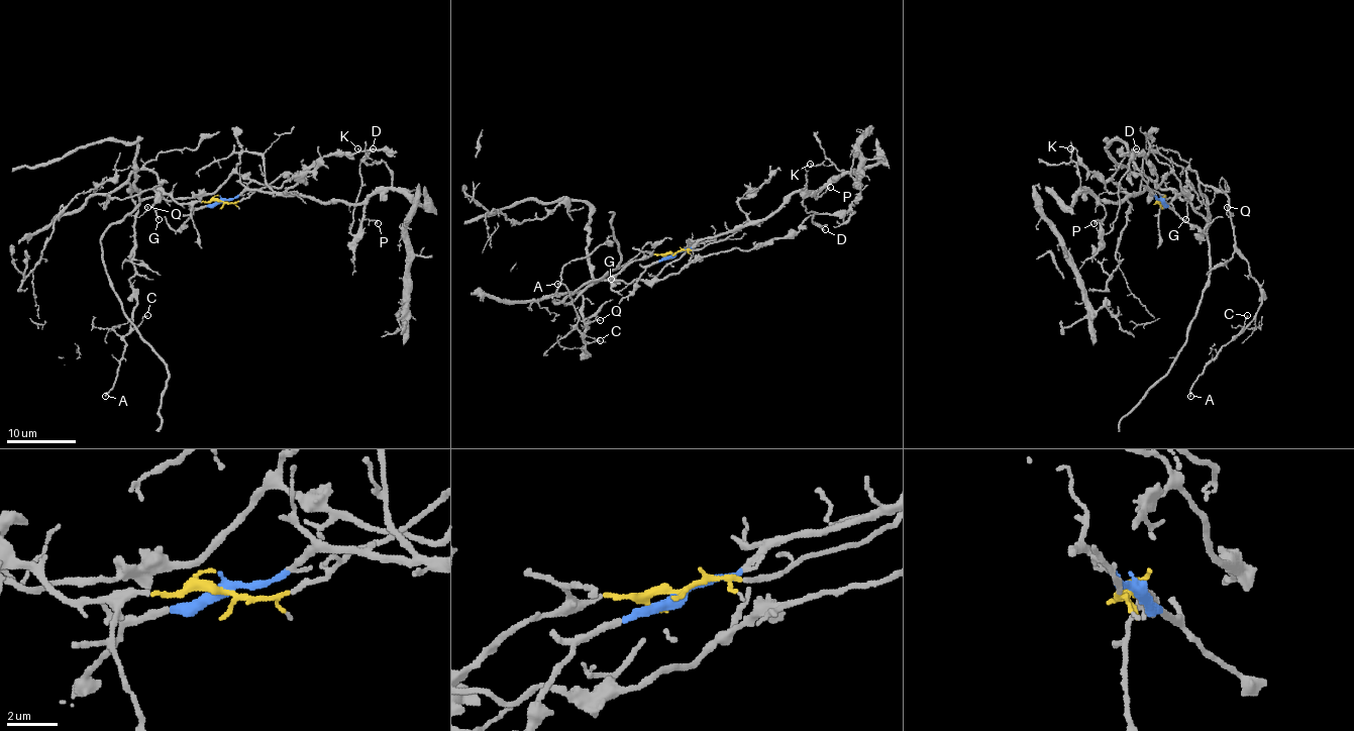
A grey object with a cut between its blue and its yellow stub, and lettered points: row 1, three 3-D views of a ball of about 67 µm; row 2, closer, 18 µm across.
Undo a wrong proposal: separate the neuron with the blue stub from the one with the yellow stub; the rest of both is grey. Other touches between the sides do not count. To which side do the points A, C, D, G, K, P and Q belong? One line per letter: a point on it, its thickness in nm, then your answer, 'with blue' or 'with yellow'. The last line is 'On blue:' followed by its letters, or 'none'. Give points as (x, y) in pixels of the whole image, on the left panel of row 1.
A: place (105, 396); calibre 200 nm; with yellow
C: place (147, 315); calibre 120 nm; with yellow
D: place (373, 148); calibre 150 nm; with blue
G: place (159, 219); calibre 160 nm; with yellow
K: place (357, 148); calibre 120 nm; with blue
P: place (378, 223); calibre 170 nm; with blue
Q: place (147, 207); calibre 130 nm; with yellow
On blue: D, K, P

